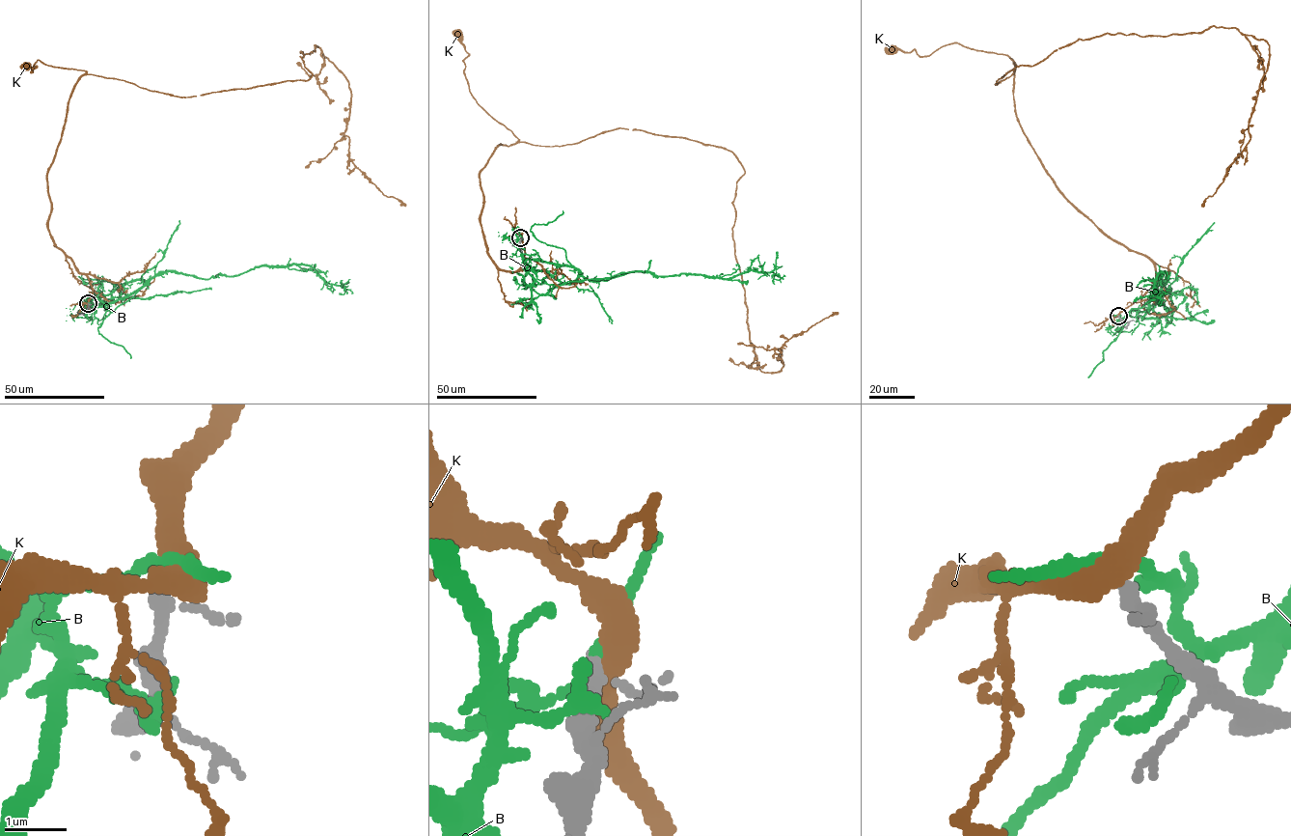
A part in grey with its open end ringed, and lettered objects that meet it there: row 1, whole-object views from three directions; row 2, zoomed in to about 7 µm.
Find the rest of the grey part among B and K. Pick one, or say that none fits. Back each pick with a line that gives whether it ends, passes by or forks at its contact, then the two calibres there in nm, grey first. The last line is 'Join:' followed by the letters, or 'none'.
K: it passes by; 190 nm thick on the grey side, 440 nm on the other
Join: K

